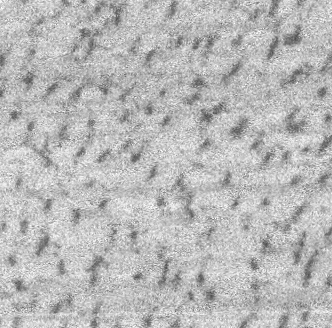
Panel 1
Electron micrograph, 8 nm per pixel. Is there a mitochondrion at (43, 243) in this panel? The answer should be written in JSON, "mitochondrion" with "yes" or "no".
{"mitochondrion":"no"}

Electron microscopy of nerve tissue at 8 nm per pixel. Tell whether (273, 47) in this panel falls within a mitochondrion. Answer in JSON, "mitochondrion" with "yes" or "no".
{"mitochondrion":"no"}

